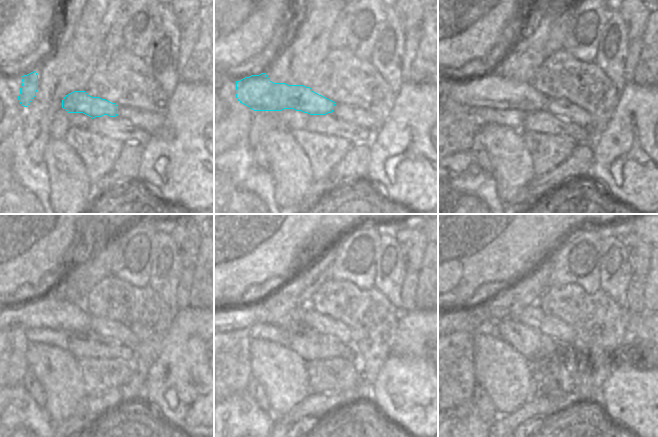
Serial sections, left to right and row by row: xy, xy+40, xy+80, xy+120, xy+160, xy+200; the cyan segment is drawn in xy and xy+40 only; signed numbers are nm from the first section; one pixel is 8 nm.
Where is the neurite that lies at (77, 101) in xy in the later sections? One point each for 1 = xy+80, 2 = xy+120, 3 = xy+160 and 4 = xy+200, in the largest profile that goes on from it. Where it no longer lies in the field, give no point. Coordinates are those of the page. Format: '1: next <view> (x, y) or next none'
1: next xy+80 (490, 90)
2: next xy+120 (46, 312)
3: next xy+160 (234, 318)
4: next xy+200 (458, 311)

